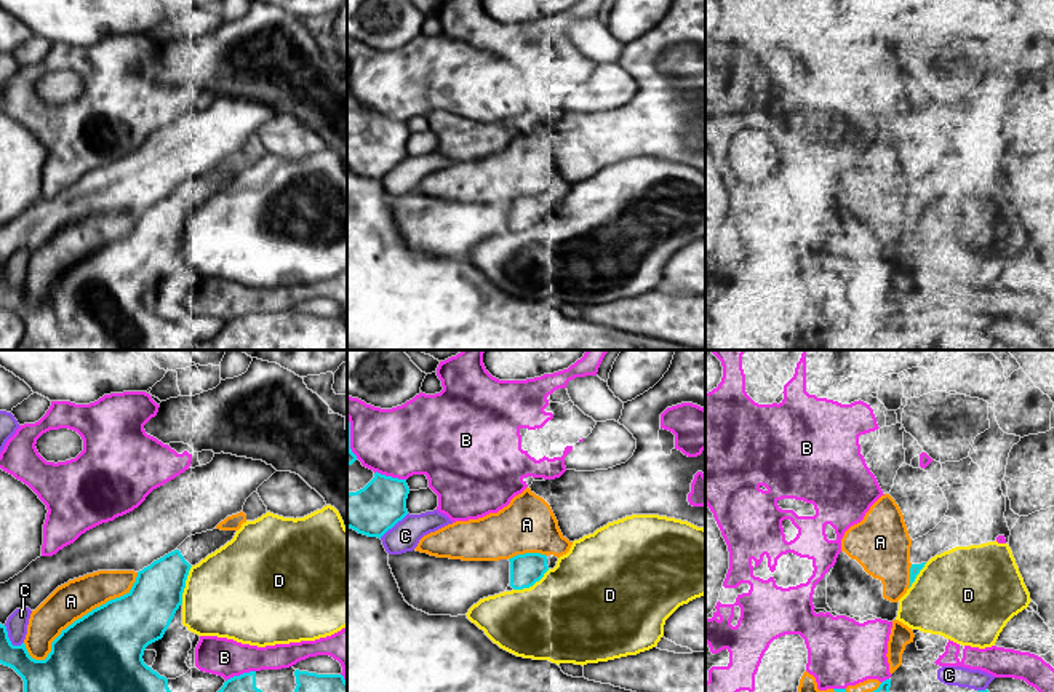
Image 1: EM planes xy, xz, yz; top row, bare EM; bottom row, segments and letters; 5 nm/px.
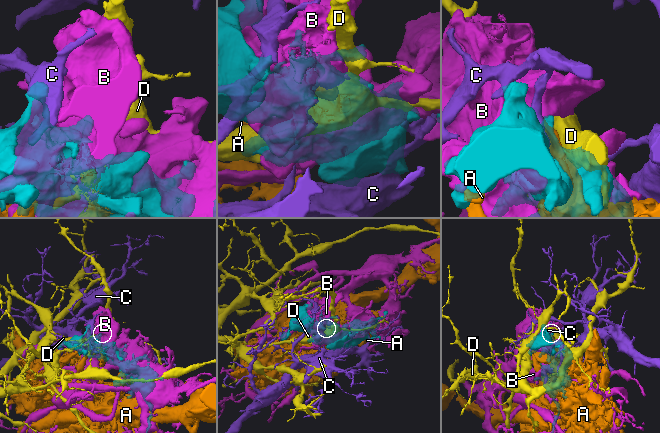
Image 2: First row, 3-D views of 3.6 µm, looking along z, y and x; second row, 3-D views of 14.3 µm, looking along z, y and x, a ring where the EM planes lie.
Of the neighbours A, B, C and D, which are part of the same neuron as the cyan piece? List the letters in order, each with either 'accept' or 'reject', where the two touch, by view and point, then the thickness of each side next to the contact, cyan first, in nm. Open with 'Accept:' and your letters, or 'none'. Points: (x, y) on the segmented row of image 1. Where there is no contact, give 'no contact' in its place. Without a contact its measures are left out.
Accept: none
A: reject; meets cyan in xy at (83, 616); 400 nm thick on the cyan side, 190 nm on the other
B: reject; meets cyan in xz at (391, 477); 240 nm thick on the cyan side, 380 nm on the other
C: reject; meets cyan in xz at (394, 524); 240 nm thick on the cyan side, 150 nm on the other
D: reject; meets cyan in xy at (184, 585); 280 nm thick on the cyan side, 460 nm on the other

